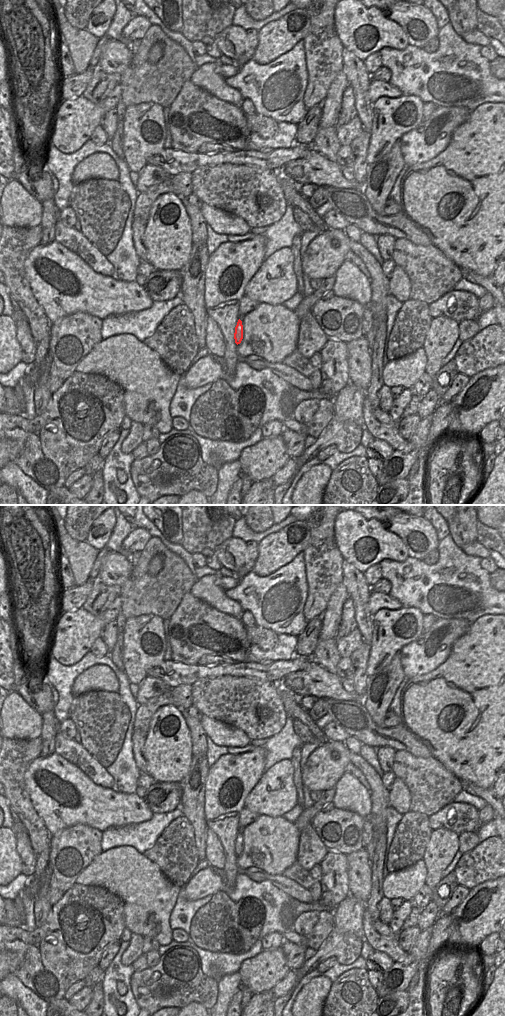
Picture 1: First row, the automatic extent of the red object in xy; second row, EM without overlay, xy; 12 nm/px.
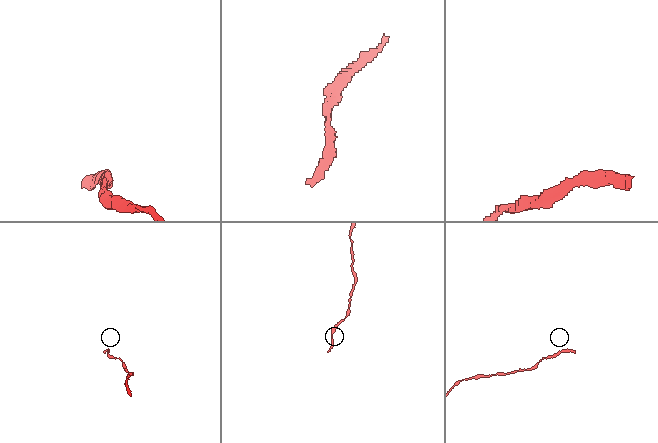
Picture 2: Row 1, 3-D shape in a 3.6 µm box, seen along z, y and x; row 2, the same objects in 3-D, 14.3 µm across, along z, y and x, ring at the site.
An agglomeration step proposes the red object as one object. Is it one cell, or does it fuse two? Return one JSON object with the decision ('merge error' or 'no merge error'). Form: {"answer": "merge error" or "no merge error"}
{"answer": "no merge error"}

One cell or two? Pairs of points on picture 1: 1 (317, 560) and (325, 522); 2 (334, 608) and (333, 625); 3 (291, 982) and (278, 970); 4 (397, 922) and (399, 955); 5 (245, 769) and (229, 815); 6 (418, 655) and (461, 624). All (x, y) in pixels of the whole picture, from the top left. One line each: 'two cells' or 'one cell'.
1: one cell
2: one cell
3: two cells
4: two cells
5: one cell
6: one cell

